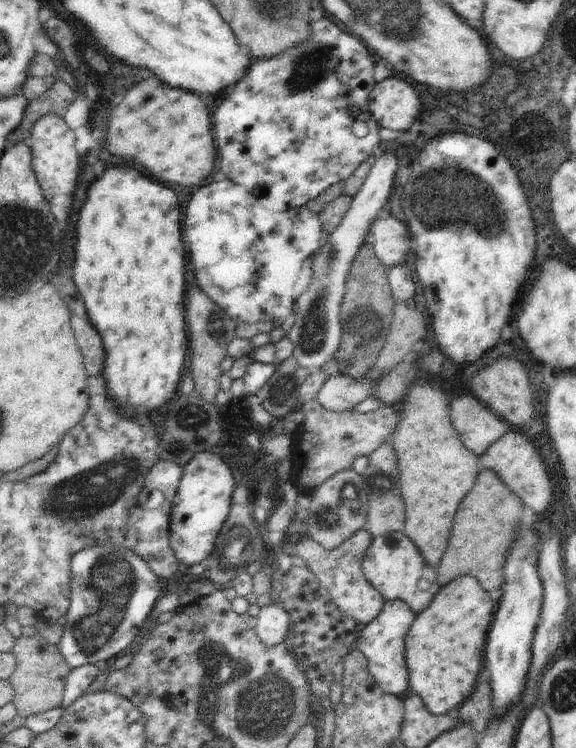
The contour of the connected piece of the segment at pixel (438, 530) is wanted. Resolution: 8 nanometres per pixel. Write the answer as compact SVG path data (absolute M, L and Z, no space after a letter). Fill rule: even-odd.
M414 384L405 396L402 420L391 439L399 462L398 480L405 506L403 531L414 542L414 546L418 548L422 558L426 560L426 564L435 569L438 568L438 564L448 548L453 520L458 507L468 492L472 490L481 471L479 457L471 450L464 448L464 443L460 442L460 434L454 430L452 422L450 422L449 400L450 397L436 385Z

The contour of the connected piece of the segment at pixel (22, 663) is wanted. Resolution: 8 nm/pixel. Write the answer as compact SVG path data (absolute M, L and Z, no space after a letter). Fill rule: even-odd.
M40 634L31 637L22 635L16 639L13 653L17 658L17 665L9 681L13 686L12 701L17 714L28 718L29 715L60 707L65 693L65 680L71 668L66 664L57 645L53 645Z

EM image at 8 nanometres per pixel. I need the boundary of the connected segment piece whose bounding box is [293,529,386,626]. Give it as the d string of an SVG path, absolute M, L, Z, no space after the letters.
M358 530L352 538L348 538L342 546L336 550L323 549L318 542L310 538L305 531L299 535L298 542L294 544L293 554L300 556L307 562L307 566L318 577L318 580L329 590L336 606L347 614L355 618L361 626L370 624L372 620L378 618L382 612L385 598L366 580L362 572L362 561L364 553L368 550L373 536L366 530Z

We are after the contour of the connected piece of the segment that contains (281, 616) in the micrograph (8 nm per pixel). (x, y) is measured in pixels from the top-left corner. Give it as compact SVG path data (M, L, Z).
M275 600L270 605L260 607L256 620L256 634L262 640L262 644L272 648L282 642L289 643L290 619L280 602Z

